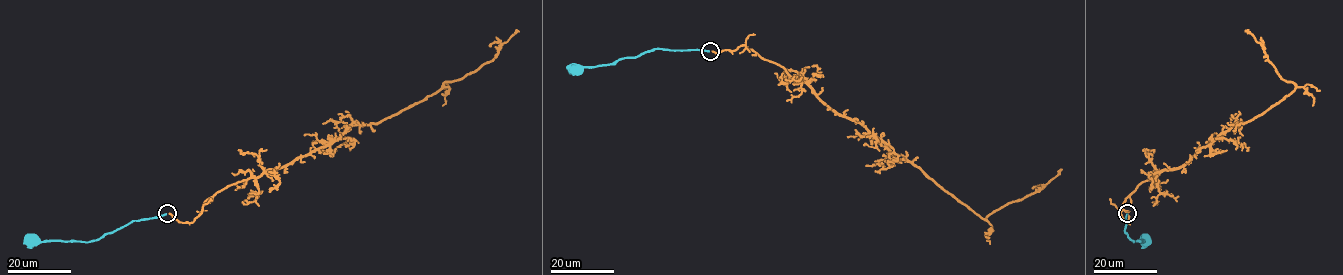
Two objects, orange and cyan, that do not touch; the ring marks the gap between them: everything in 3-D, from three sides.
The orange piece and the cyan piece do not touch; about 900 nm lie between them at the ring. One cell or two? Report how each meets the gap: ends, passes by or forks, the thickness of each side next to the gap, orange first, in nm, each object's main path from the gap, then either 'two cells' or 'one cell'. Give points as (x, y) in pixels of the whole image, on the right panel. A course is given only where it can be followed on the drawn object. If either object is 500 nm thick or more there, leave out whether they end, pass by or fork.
orange ends; cyan ends; calibres 190 and 200 nm; course orange (1127, 213), (1126, 223), (1122, 204), (1140, 184), (1183, 165), (1234, 122), (1260, 115), (1295, 87), (1245, 31); course cyan (1127, 213), (1124, 232), (1133, 242), (1145, 239); two cells

